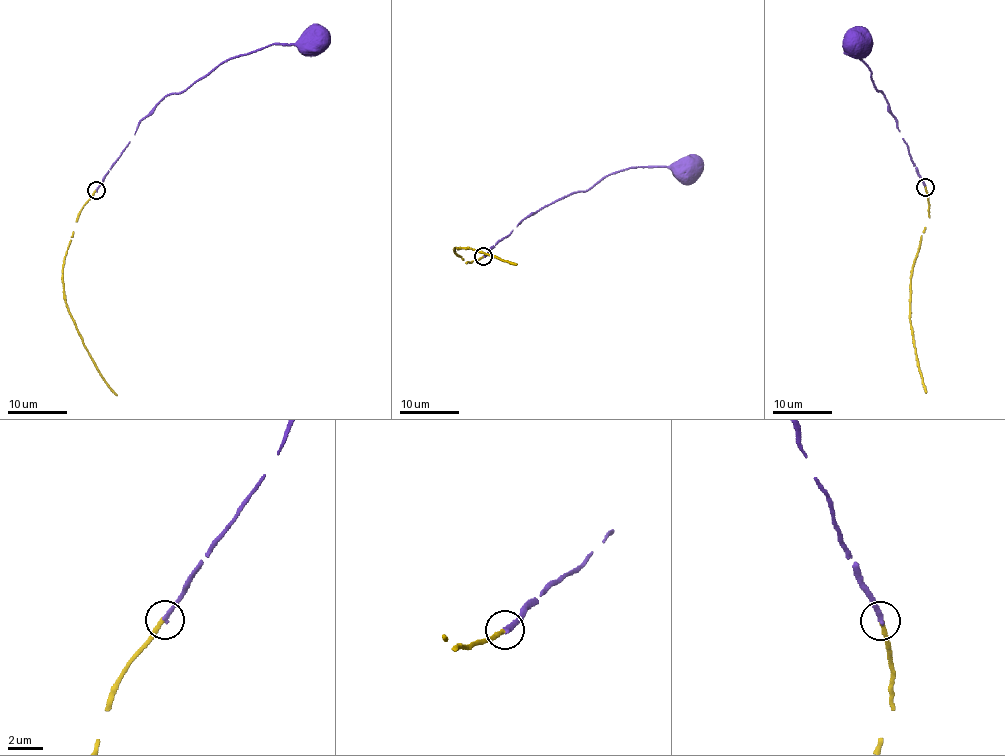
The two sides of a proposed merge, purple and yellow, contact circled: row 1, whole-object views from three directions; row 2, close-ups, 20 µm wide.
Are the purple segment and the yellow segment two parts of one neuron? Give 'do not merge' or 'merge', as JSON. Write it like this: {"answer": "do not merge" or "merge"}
{"answer": "merge"}

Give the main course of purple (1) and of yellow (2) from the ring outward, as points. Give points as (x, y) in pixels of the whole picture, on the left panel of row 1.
1: (95, 190), (134, 135), (139, 122), (168, 96), (189, 89), (225, 61), (270, 45), (301, 45), (315, 40)
2: (95, 190), (76, 221), (63, 265), (63, 299), (84, 348), (116, 396)

